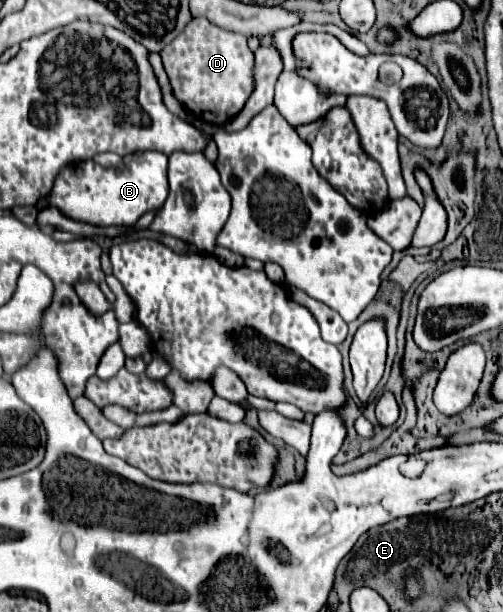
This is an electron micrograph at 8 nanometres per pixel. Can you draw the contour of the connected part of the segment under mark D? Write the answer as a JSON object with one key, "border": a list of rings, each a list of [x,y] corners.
{"border":[[[193,18],[185,30],[161,52],[163,68],[169,76],[173,96],[199,120],[223,126],[235,118],[255,90],[255,58],[247,46],[247,36],[221,30],[207,18]]]}

